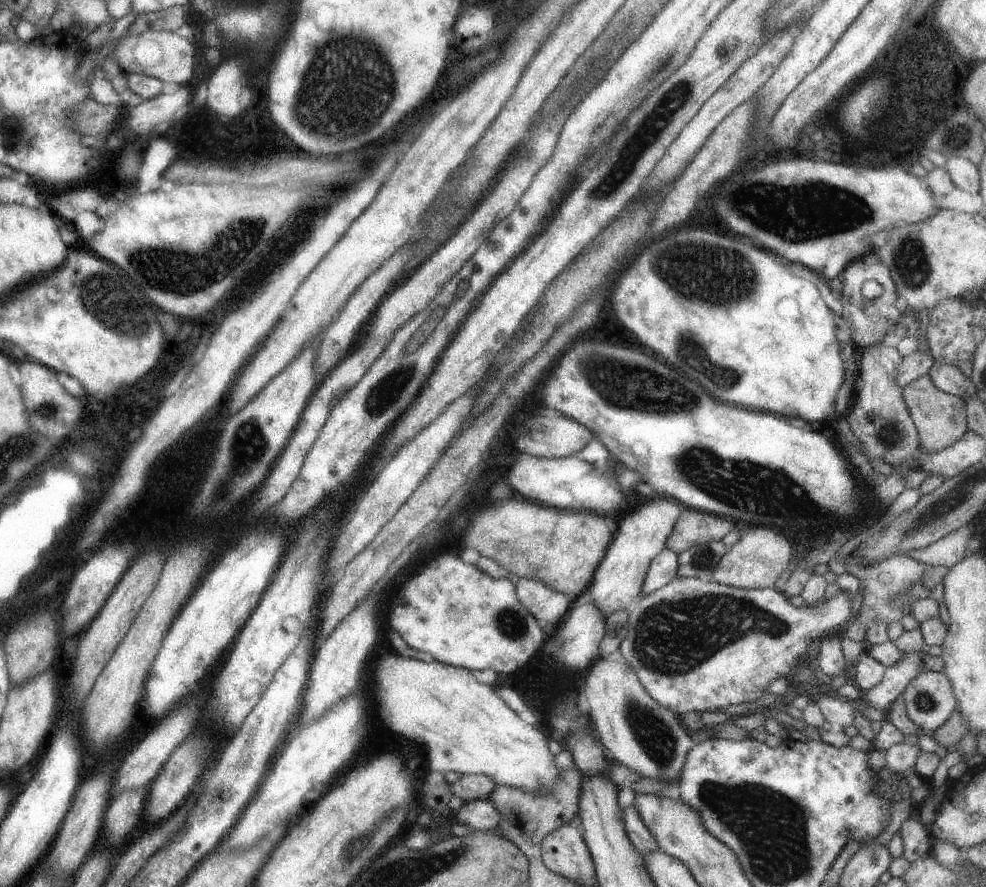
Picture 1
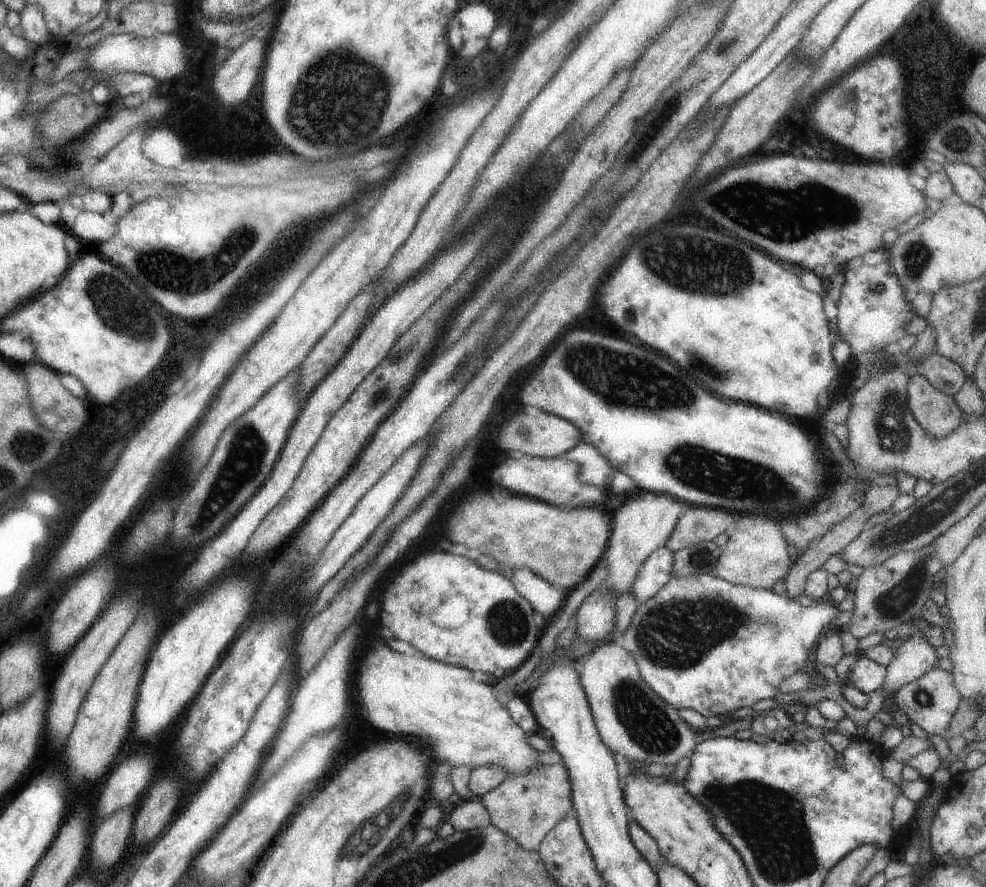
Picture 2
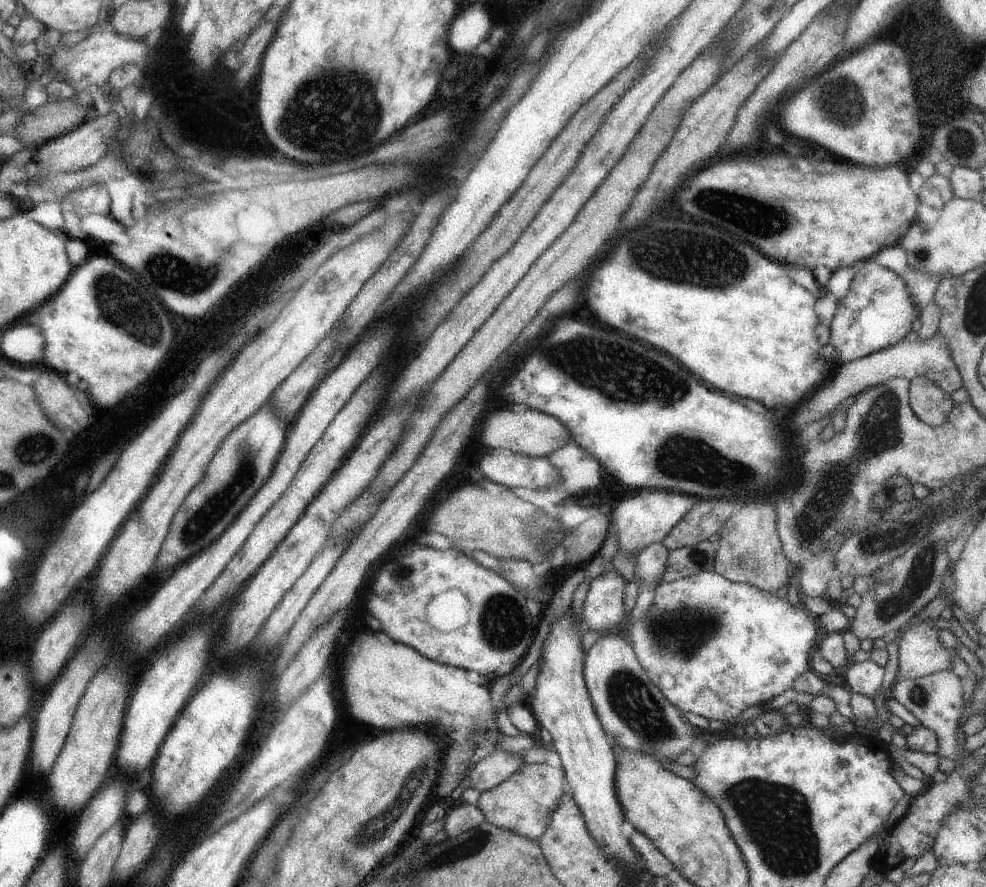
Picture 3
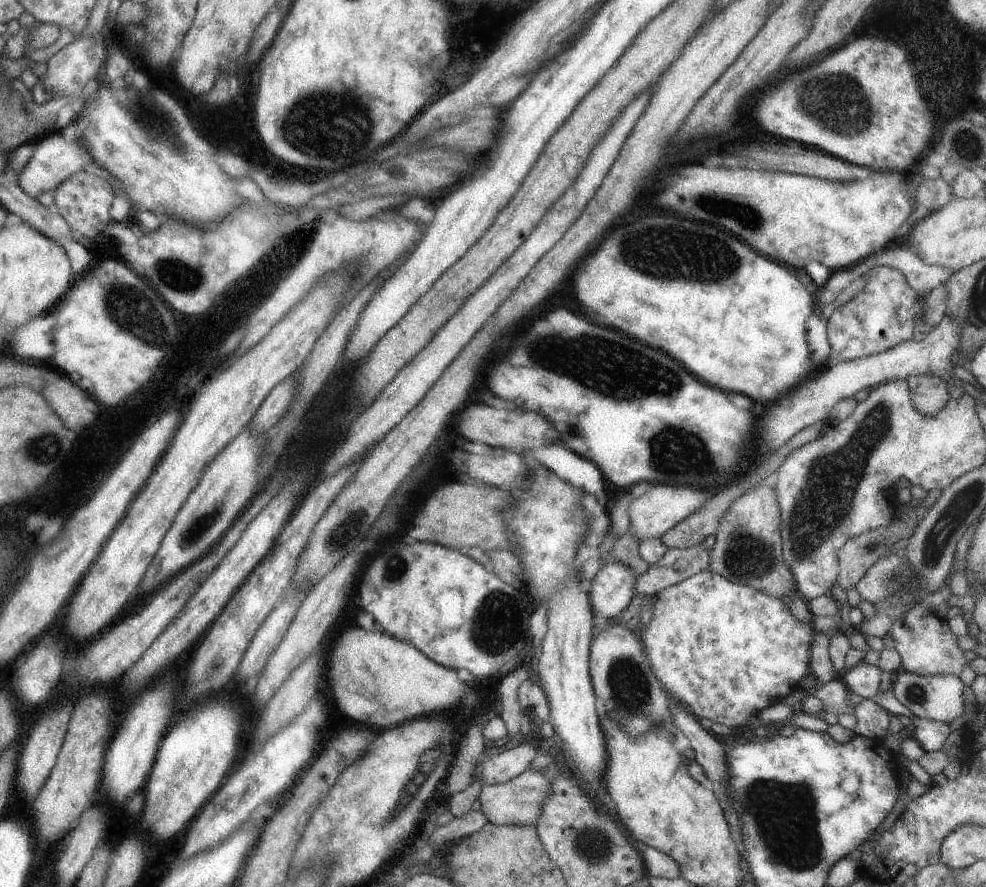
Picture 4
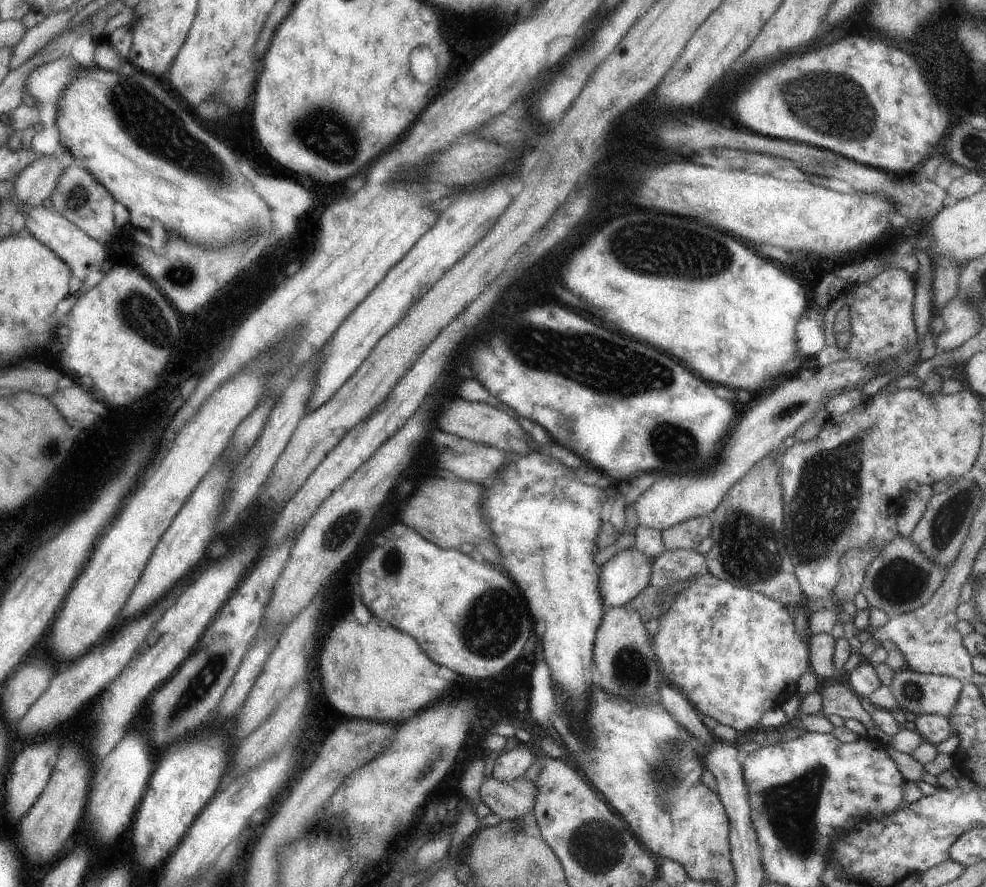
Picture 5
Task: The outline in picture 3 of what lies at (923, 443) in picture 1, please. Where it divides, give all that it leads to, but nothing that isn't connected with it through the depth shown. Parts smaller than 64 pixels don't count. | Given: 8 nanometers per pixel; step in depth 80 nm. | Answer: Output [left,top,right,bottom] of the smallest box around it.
[908,375,952,425]

